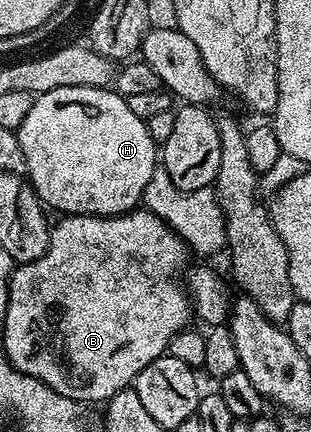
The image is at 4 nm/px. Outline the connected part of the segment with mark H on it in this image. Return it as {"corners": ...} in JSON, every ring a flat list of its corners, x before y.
{"corners":[[65,87,64,89,46,91,43,95,35,98,32,109,28,109,28,117,24,117,24,121,19,125,16,134,20,141,24,171,28,176,30,186,34,188,38,198,51,212,58,211,57,213,62,215,123,215,125,211,135,210,141,204,144,189,148,185,152,173,156,170,156,144,148,133,146,120,136,117,136,113,132,113,132,109,128,109,126,99,113,89]]}

